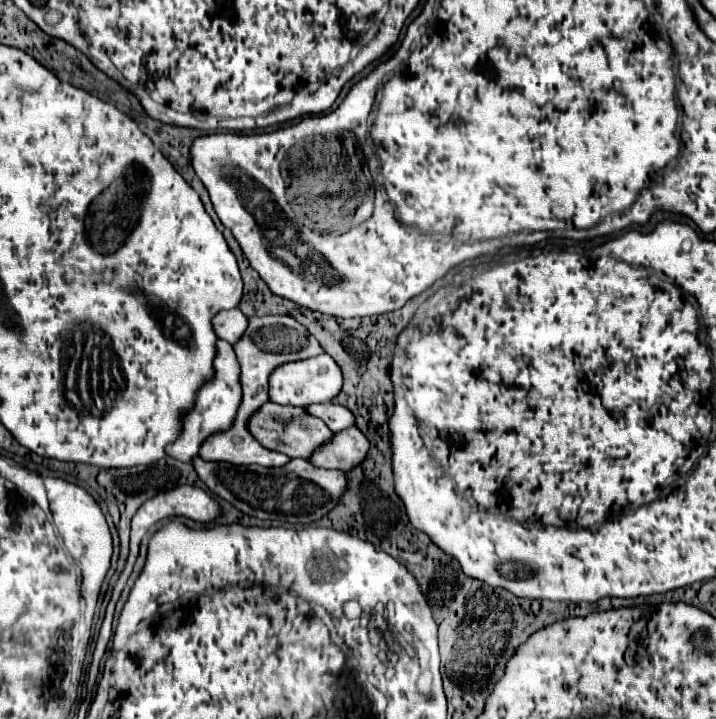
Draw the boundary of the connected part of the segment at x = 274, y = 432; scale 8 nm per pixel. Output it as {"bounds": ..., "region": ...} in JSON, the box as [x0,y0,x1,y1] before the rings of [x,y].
{"bounds":[247,403,331,459],"region":[[[263,403],[259,411],[253,413],[251,421],[247,421],[247,429],[251,429],[251,435],[267,449],[285,453],[287,457],[301,457],[307,459],[319,445],[323,445],[327,439],[331,439],[331,431],[325,427],[321,419],[311,417],[305,413],[303,407],[291,407],[291,405],[275,405],[275,403]]]}

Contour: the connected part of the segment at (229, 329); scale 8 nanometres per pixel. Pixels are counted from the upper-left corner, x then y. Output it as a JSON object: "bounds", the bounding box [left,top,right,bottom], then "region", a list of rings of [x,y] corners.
{"bounds":[213,309,247,345],"region":[[[239,309],[219,311],[213,317],[213,329],[215,329],[217,337],[221,337],[233,345],[239,341],[239,337],[247,329],[247,317]]]}

